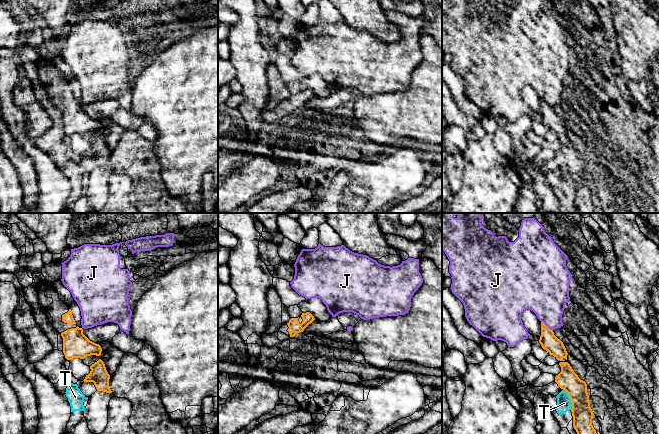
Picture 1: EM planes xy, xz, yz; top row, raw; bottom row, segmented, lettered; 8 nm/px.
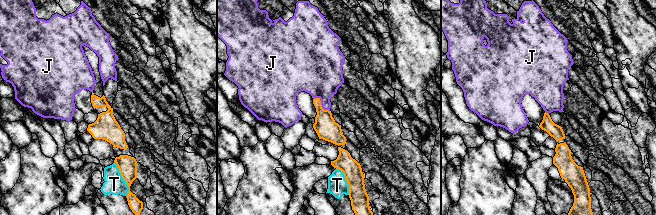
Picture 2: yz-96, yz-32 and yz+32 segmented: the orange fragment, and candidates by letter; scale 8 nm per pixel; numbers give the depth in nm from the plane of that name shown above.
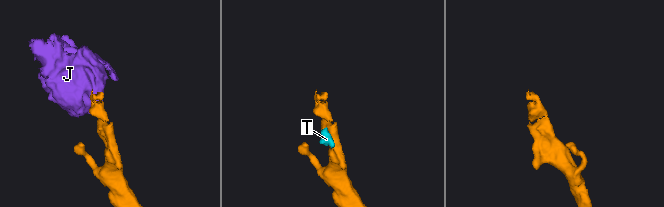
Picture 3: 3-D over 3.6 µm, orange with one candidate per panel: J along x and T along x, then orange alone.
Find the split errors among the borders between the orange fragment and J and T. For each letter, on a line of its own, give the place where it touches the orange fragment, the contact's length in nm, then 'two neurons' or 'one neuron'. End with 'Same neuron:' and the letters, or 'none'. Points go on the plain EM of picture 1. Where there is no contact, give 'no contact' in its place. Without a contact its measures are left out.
J: contact yz (546, 102); length 120 nm; two neurons
T: contact yz (571, 176); length 190 nm; two neurons
Same neuron: none

